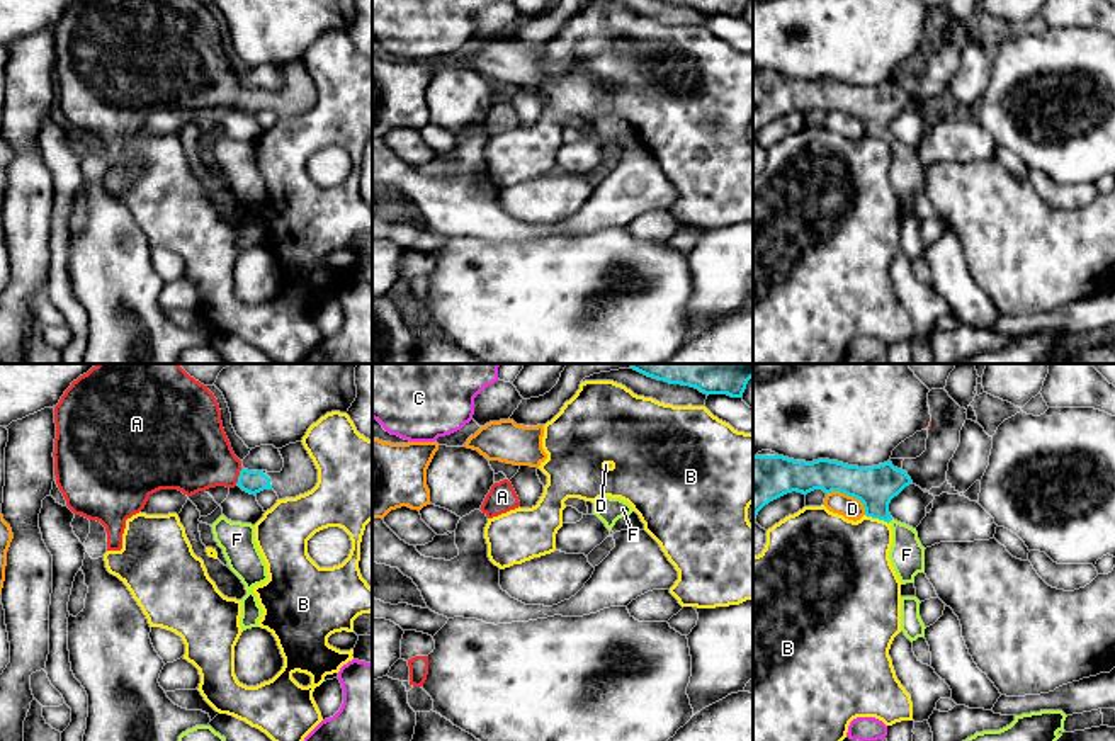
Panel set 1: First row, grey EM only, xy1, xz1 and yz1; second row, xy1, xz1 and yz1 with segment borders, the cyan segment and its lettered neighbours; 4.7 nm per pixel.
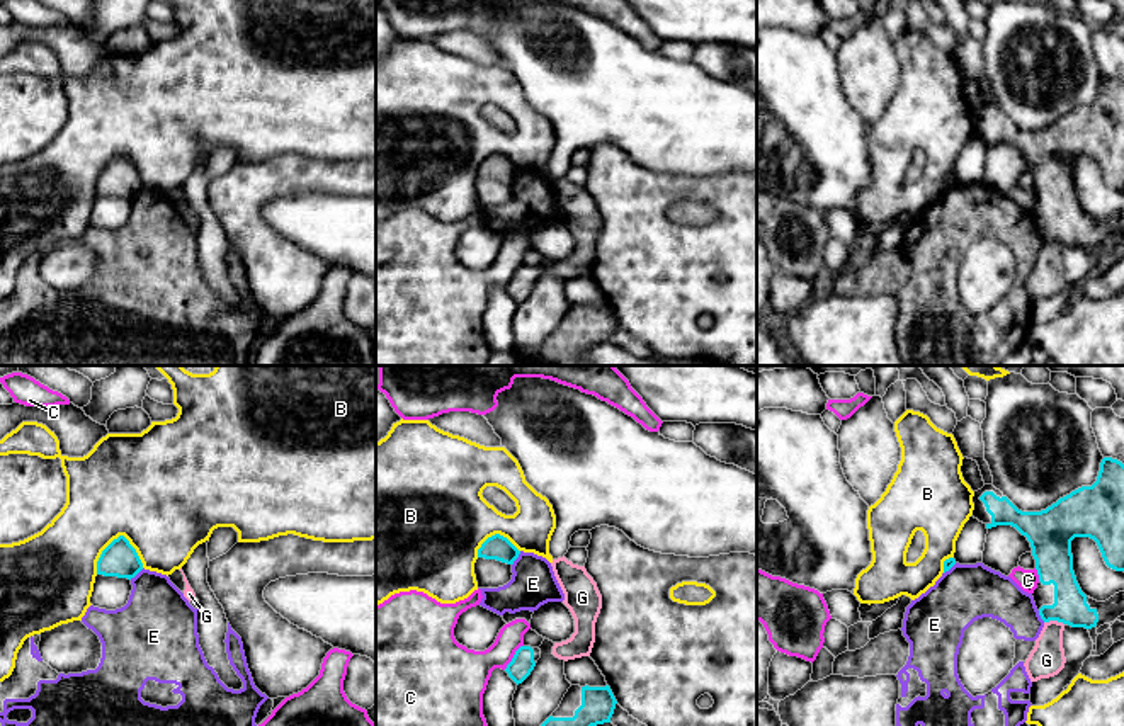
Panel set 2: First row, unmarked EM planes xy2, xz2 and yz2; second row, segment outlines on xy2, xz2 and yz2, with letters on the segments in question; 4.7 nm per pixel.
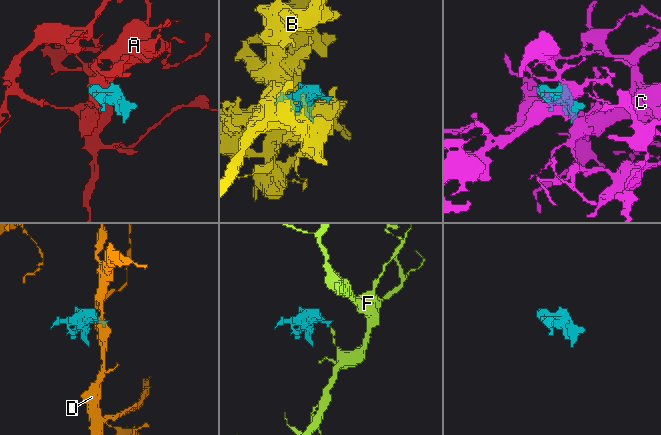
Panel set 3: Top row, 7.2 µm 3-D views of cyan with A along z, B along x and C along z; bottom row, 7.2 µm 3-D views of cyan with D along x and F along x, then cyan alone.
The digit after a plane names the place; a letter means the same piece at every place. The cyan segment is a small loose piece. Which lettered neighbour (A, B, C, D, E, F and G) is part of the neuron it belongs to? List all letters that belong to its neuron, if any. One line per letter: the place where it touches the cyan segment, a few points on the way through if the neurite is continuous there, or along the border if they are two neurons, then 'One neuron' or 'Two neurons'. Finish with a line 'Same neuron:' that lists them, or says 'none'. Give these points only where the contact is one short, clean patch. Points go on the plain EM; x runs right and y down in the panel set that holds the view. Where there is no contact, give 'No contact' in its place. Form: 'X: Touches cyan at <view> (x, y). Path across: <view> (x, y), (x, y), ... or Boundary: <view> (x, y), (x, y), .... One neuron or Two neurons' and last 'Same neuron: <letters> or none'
A: Touches cyan at xy1 (238, 97). Two neurons
B: Touches cyan at xy2 (114, 158). Two neurons
C: Touches cyan at xz2 (514, 276). Two neurons
D: Touches cyan at yz1 (850, 114). Boundary: yz1 (826, 113), (838, 111), (855, 116), (865, 133). Two neurons
E: Touches cyan at xz2 (517, 175). Two neurons
F: Touches cyan at yz1 (889, 140). Path across: yz1 (874, 106), (876, 124), (889, 140), (903, 153), (906, 174). One neuron
G: Touches cyan at yz2 (1055, 238). Boundary: yz2 (1044, 240), (1060, 240), (1063, 243). Two neurons
Same neuron: F

